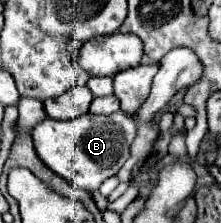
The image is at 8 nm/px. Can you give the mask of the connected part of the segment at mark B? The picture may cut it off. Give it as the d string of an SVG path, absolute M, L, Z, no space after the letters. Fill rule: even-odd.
M117 111L117 113L111 113L111 115L83 115L83 117L77 117L77 119L69 119L69 121L57 121L57 119L45 119L41 121L35 129L33 129L33 143L35 143L35 151L37 151L37 157L53 171L57 173L59 177L67 179L69 183L77 185L79 189L85 189L85 191L97 191L99 185L113 177L121 165L129 159L129 147L133 143L137 135L137 129L135 129L135 119L131 117L125 117L123 111Z

